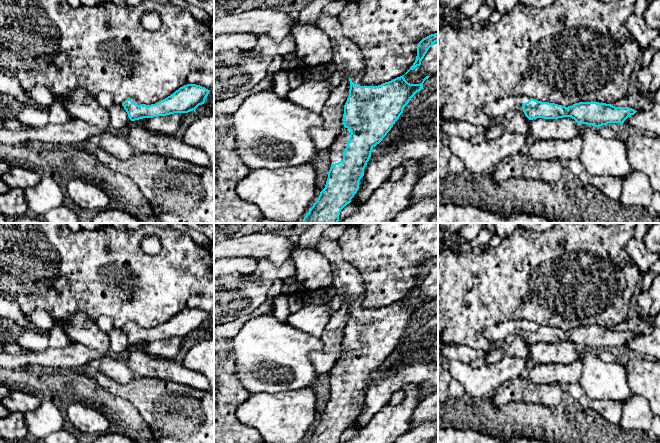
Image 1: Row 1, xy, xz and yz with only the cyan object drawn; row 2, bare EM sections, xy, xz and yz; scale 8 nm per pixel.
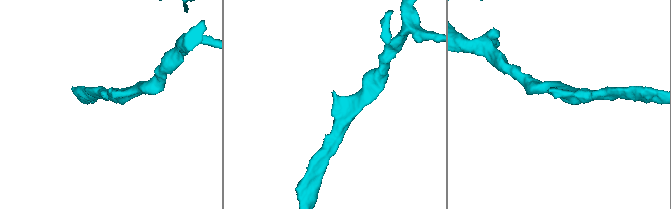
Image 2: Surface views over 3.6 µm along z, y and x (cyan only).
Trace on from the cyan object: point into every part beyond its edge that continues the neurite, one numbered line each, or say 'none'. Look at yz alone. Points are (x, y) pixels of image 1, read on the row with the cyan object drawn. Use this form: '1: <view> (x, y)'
1: yz (494, 109)

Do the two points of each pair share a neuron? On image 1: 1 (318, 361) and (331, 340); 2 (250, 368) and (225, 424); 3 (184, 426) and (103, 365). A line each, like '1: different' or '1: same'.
1: same
2: different
3: different

